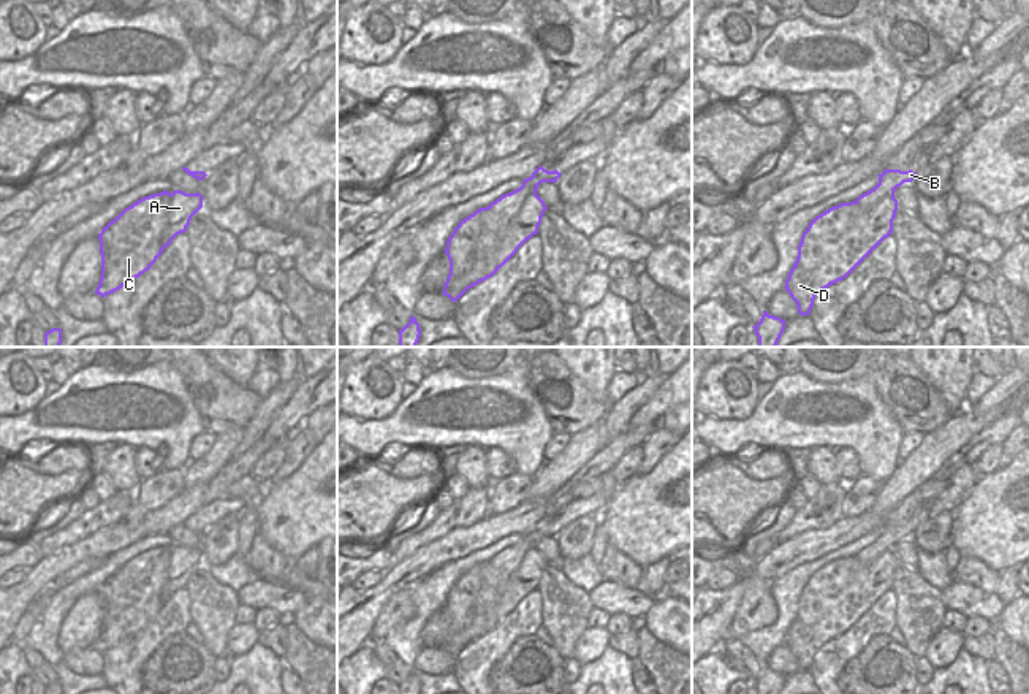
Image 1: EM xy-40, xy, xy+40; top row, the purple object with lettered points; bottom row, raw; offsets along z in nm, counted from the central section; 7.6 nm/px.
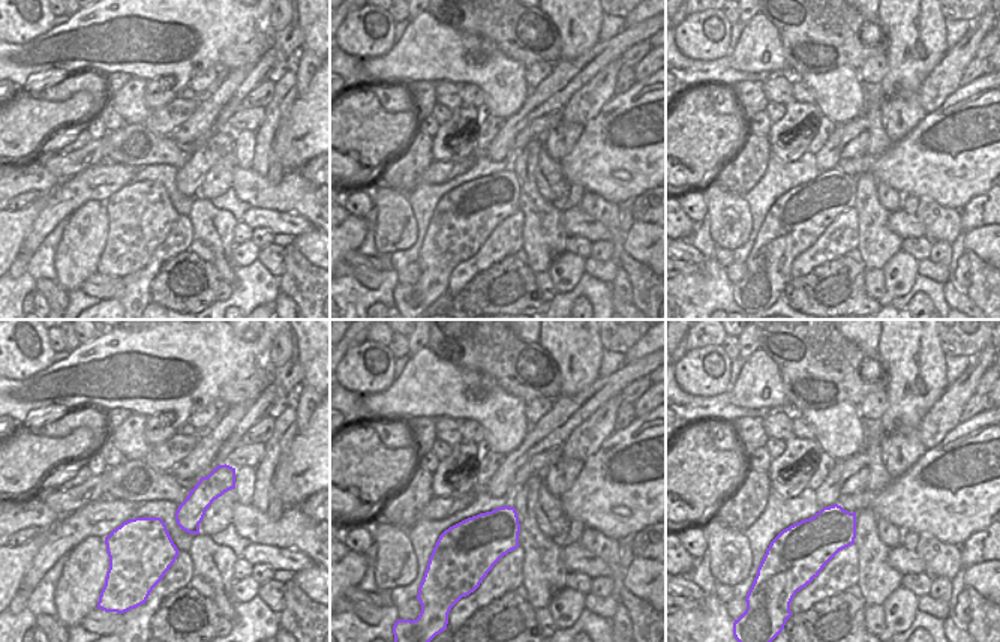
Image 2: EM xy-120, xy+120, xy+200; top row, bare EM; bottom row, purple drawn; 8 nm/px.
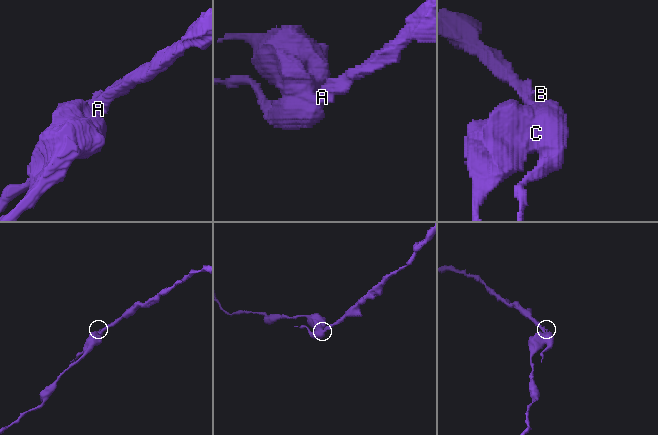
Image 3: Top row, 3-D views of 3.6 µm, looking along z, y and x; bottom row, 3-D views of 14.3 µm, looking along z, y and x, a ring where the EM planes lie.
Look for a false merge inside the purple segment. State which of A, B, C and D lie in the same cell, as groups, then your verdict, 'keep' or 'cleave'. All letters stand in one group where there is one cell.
A D / B C; cleave

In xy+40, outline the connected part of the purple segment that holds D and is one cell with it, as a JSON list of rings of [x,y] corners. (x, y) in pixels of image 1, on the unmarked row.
[[[891,550],[874,562],[856,556],[841,558],[817,570],[801,591],[798,612],[785,635],[785,645],[798,661],[799,670],[809,670],[815,651],[845,634],[893,586],[898,555]]]

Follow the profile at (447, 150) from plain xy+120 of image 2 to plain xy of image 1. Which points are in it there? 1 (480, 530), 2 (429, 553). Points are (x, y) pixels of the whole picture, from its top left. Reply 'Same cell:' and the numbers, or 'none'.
Same cell: none

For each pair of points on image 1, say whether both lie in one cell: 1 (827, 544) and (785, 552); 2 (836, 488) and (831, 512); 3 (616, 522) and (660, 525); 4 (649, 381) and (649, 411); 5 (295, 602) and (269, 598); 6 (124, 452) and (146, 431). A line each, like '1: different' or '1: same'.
1: same
2: same
3: same
4: different
5: same
6: different

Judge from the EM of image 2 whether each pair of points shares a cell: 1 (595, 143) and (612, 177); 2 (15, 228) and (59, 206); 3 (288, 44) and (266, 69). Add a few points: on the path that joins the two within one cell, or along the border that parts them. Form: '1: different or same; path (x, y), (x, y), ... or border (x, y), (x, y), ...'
1: same; path (604, 152), (612, 159), (612, 168)
2: different; border (48, 194), (47, 204), (33, 222), (21, 251)
3: same; path (284, 50), (272, 63)

